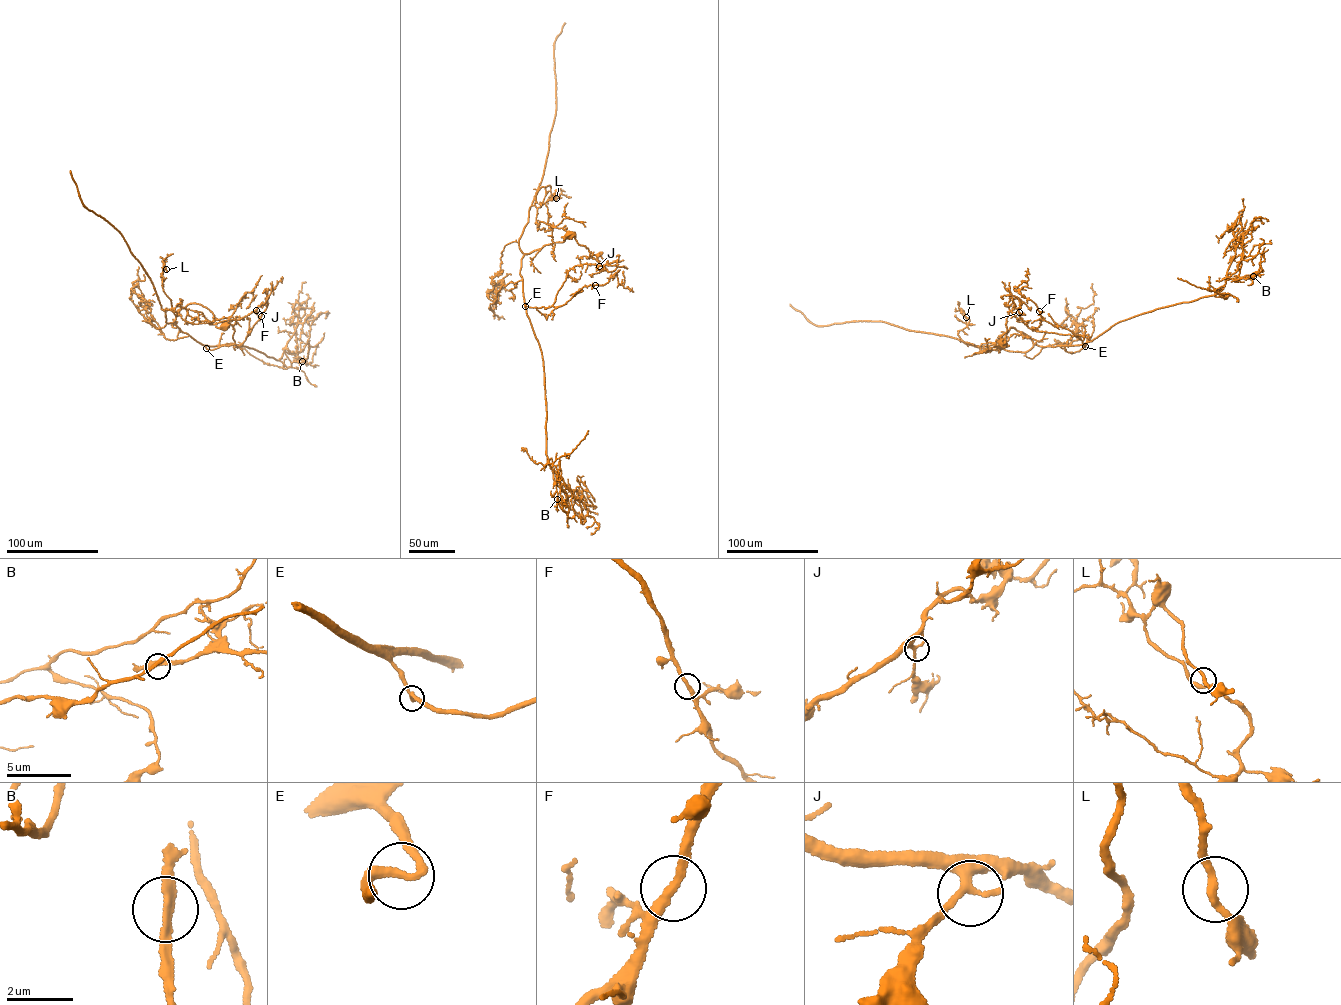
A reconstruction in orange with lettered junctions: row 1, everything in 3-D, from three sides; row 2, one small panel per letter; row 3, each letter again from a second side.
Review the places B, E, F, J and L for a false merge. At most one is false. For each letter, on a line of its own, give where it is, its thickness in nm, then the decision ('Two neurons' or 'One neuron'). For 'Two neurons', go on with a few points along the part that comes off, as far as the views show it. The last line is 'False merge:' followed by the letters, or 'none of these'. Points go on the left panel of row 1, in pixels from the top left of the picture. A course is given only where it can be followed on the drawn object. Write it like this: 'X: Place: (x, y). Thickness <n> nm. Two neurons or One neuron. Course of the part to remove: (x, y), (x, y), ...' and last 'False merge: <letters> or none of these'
B: Place: (302, 361). Thickness 260 nm. One neuron
E: Place: (206, 348). Thickness 260 nm. One neuron
F: Place: (261, 316). Thickness 280 nm. One neuron
J: Place: (256, 310). Thickness 280 nm. One neuron
L: Place: (166, 269). Thickness 240 nm. One neuron
False merge: none of these

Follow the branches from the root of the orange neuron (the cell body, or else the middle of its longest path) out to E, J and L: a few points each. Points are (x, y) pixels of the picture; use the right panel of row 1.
E: (1002, 344), (1012, 327), (1040, 346), (1085, 346)
J: (1002, 344), (1012, 327), (1040, 346), (1085, 346), (1077, 336), (1031, 329), (1022, 321), (1019, 312)
L: (1002, 344), (1012, 327), (1033, 345), (1025, 352), (985, 353), (958, 335), (969, 321), (963, 312), (966, 317)

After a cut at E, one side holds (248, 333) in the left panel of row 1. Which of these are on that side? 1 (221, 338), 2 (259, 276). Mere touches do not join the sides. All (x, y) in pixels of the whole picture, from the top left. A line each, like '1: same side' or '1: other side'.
1: same side
2: other side

